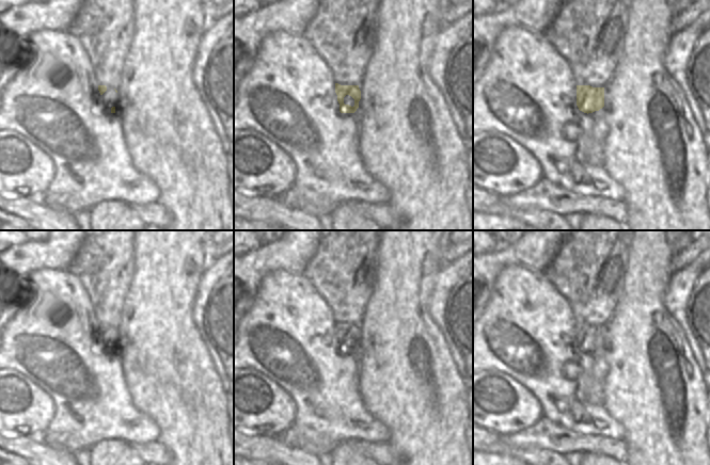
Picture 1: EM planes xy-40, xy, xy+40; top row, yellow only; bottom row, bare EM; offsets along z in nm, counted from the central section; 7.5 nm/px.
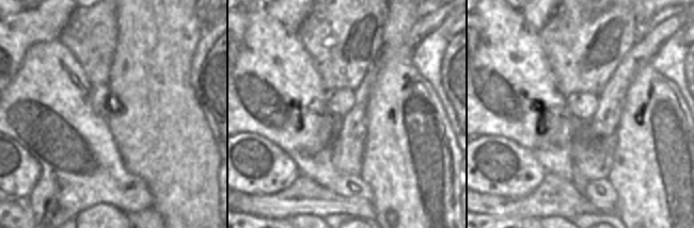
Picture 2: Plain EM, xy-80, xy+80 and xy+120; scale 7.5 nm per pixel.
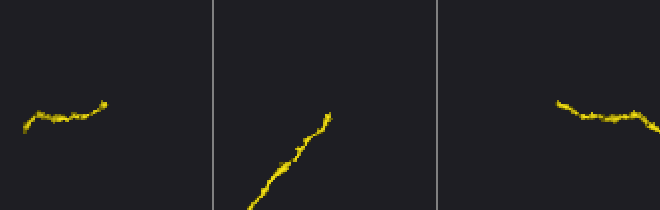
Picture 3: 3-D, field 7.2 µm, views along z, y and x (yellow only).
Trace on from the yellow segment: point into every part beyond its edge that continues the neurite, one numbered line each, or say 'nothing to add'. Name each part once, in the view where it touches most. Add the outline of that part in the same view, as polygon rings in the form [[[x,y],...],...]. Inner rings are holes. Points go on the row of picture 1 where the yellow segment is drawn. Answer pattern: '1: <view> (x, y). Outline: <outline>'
1: xy (348, 99). Outline: [[[346,95],[344,97],[344,103],[353,107],[354,106],[354,99],[351,96]]]

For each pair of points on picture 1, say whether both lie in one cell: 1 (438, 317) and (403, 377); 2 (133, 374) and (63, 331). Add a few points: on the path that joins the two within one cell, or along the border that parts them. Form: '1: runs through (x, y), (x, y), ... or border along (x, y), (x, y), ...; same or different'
1: border along (428, 298), (428, 314), (446, 345); different
2: border along (114, 352), (121, 364), (121, 373), (127, 390); different

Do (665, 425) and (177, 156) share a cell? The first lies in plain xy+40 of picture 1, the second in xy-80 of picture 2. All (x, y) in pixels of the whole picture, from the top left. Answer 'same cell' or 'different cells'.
same cell

